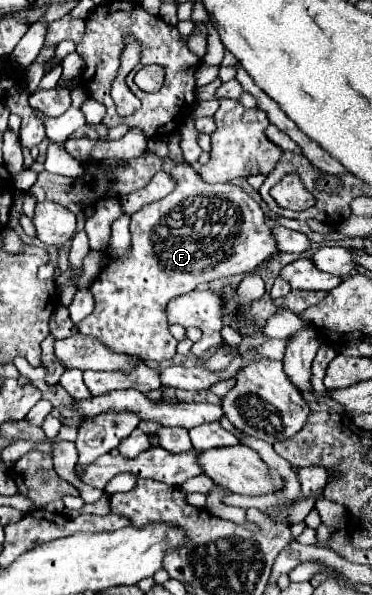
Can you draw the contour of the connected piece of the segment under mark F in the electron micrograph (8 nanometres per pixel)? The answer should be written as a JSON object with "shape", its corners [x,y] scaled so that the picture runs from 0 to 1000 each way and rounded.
{"shape":[[[457,234],[452,237],[452,247],[457,247],[457,267],[473,274],[473,284],[462,284],[457,291],[468,294],[473,301],[473,318],[446,328],[441,334],[430,338],[414,338],[403,345],[387,345],[376,355],[366,355],[355,361],[355,371],[349,371],[349,392],[355,392],[355,422],[344,432],[333,435],[290,435],[285,449],[269,455],[263,469],[247,472],[247,496],[253,496],[253,506],[258,506],[258,516],[253,516],[253,526],[237,529],[215,546],[210,553],[226,560],[226,563],[247,563],[247,566],[263,566],[263,573],[274,573],[280,580],[296,580],[296,587],[317,587],[317,593],[349,593],[349,597],[366,597],[376,600],[382,607],[419,607],[419,610],[435,610],[435,607],[452,607],[473,597],[473,570],[457,563],[452,556],[452,546],[446,546],[446,529],[441,529],[441,516],[446,509],[473,499],[473,496],[489,496],[489,492],[511,492],[527,479],[538,476],[565,476],[570,469],[602,469],[602,466],[624,466],[624,462],[640,462],[640,459],[672,459],[688,445],[699,445],[710,435],[720,435],[731,425],[742,425],[742,415],[737,412],[737,385],[720,378],[715,371],[715,358],[710,351],[699,348],[699,341],[688,334],[677,334],[651,314],[634,314],[624,308],[581,308],[581,311],[565,311],[554,304],[543,304],[543,297],[532,297],[532,291],[484,264],[484,237],[478,234]]]}

